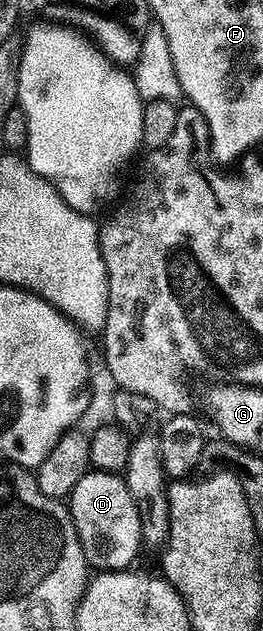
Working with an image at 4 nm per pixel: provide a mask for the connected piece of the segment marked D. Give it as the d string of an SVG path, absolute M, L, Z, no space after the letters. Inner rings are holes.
M92 469L73 488L69 499L71 519L88 563L96 571L128 569L144 545L143 525L139 510L129 492L126 481L119 474L106 474L103 470Z

